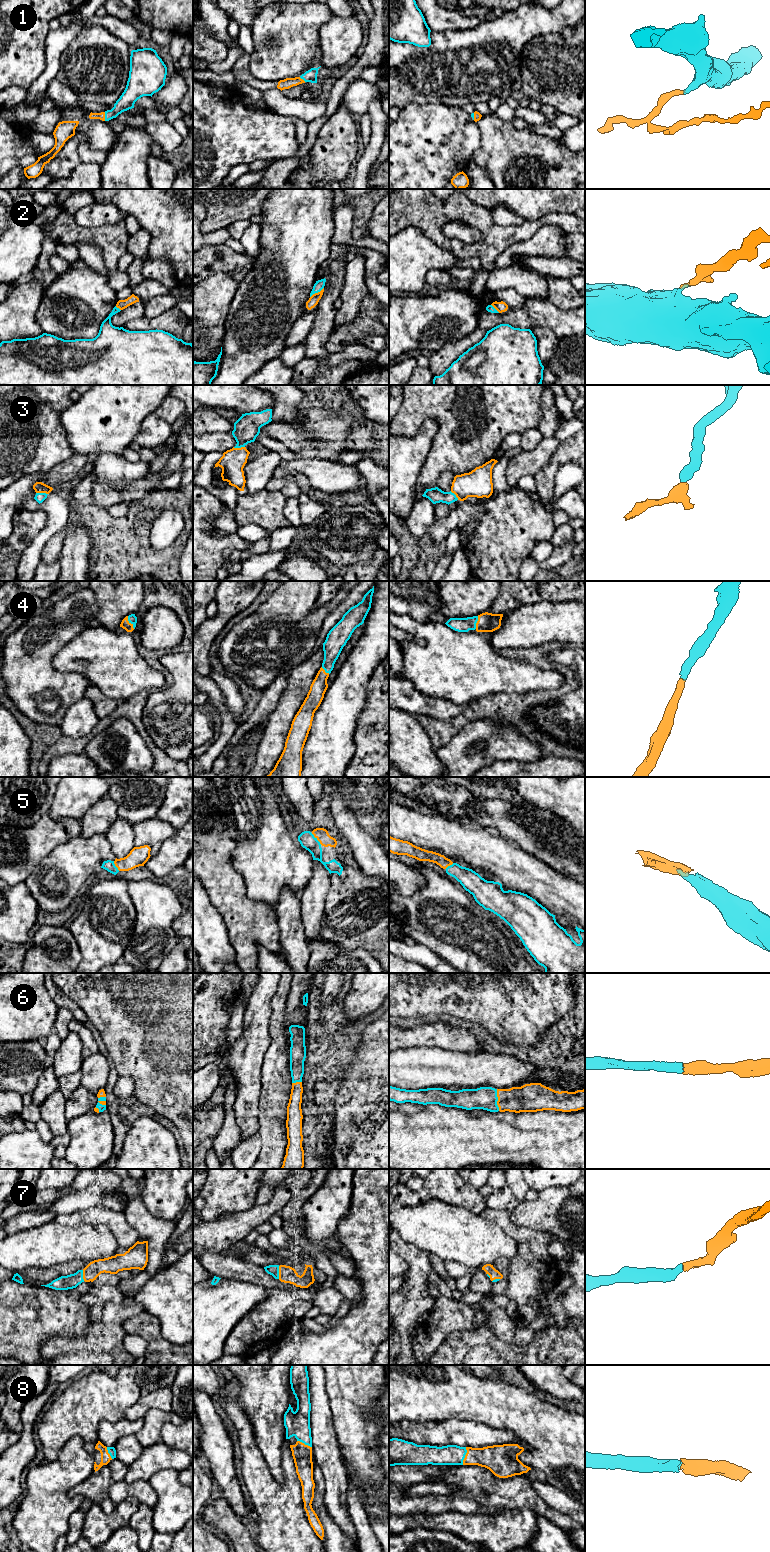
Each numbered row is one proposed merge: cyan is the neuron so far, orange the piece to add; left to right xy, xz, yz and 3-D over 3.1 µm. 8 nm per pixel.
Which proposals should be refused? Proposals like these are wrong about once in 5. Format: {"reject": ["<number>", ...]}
{"reject": []}

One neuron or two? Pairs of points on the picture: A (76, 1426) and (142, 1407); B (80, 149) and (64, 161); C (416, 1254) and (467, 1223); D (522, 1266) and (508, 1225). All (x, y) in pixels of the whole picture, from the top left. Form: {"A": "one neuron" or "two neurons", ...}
{"A": "two neurons", "B": "one neuron", "C": "two neurons", "D": "one neuron"}

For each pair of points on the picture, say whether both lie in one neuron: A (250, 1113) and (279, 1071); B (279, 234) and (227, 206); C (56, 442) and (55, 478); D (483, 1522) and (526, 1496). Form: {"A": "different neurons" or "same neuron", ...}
{"A": "different neurons", "B": "different neurons", "C": "different neurons", "D": "different neurons"}

